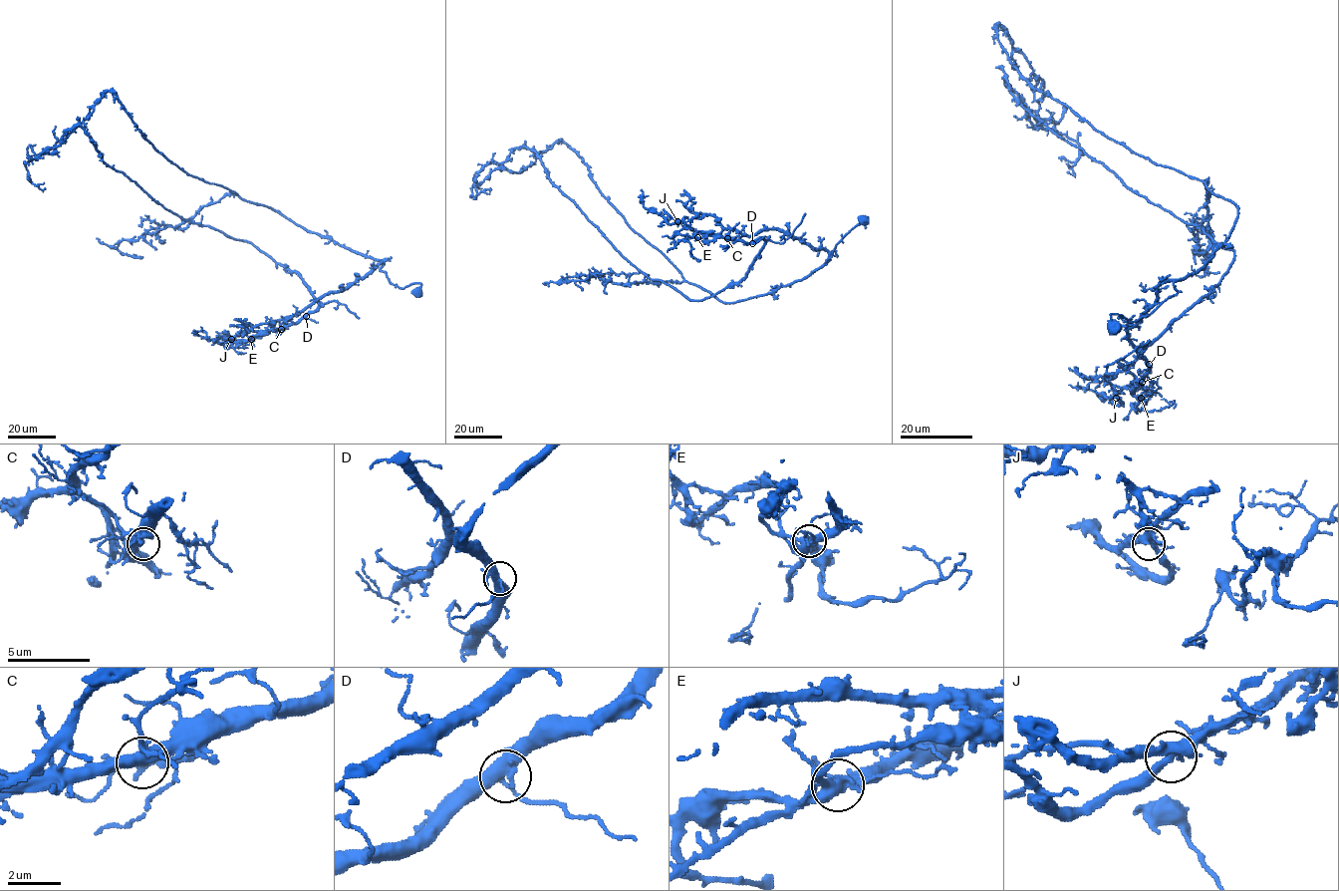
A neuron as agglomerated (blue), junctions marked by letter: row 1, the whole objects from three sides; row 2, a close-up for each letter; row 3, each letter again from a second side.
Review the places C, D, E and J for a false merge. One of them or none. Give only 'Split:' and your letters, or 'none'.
Split: E

